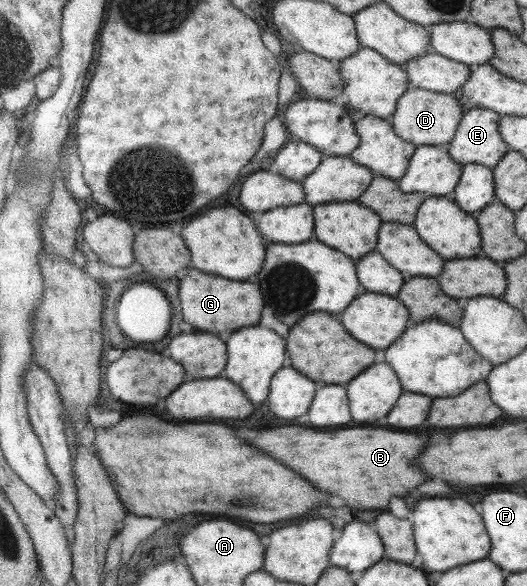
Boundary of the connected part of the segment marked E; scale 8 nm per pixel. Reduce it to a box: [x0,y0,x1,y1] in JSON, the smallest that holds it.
[447,108,509,169]

